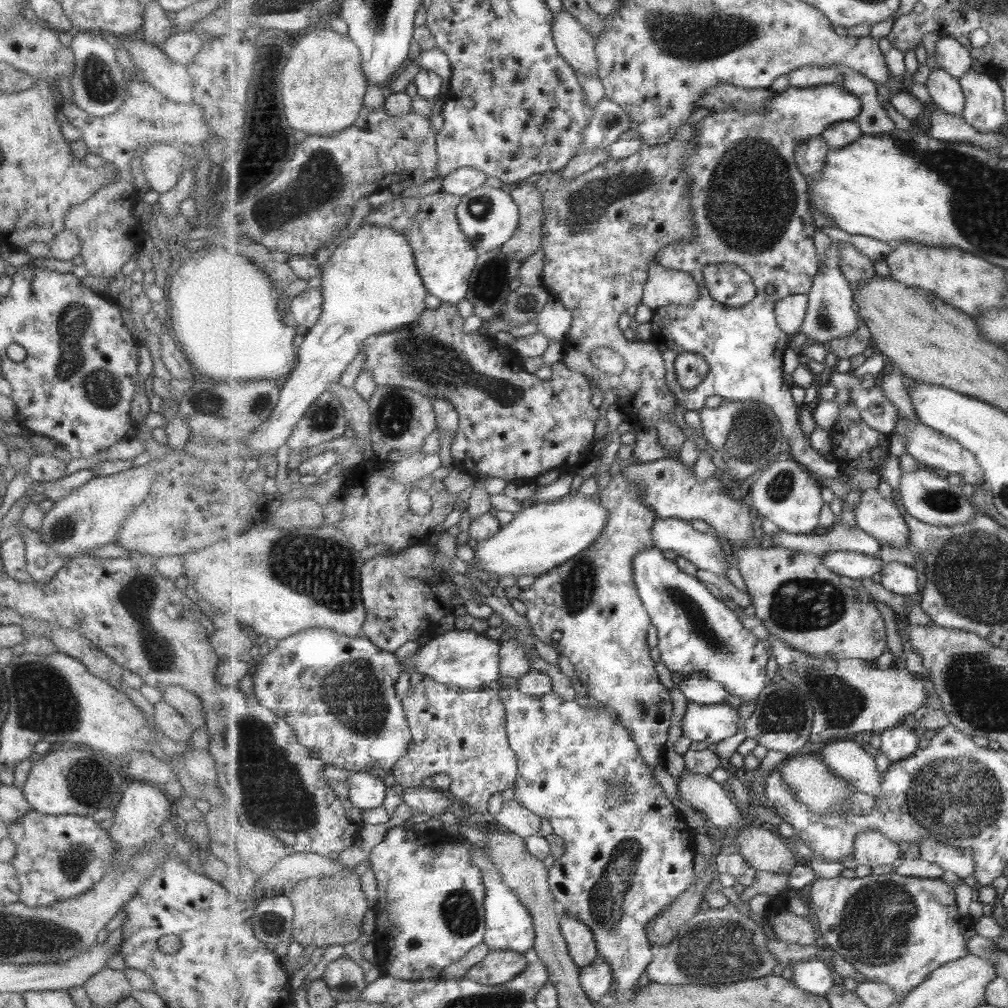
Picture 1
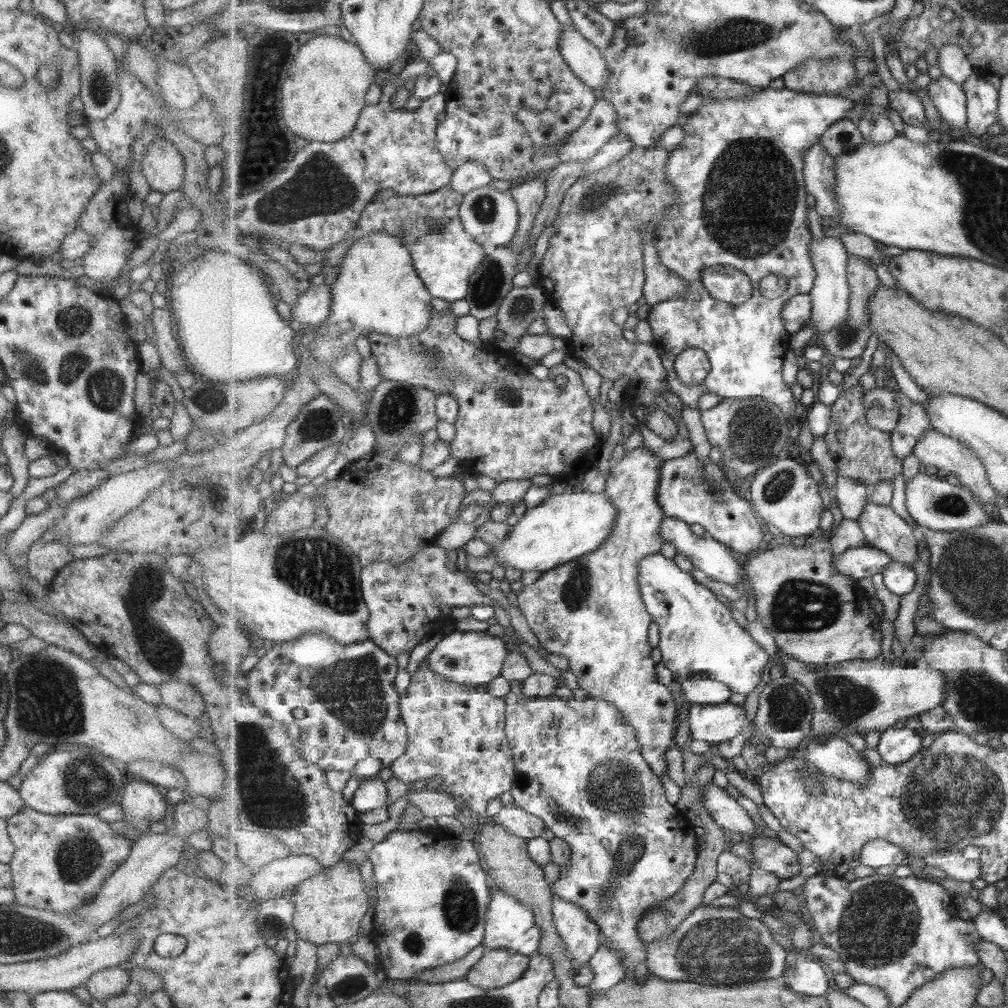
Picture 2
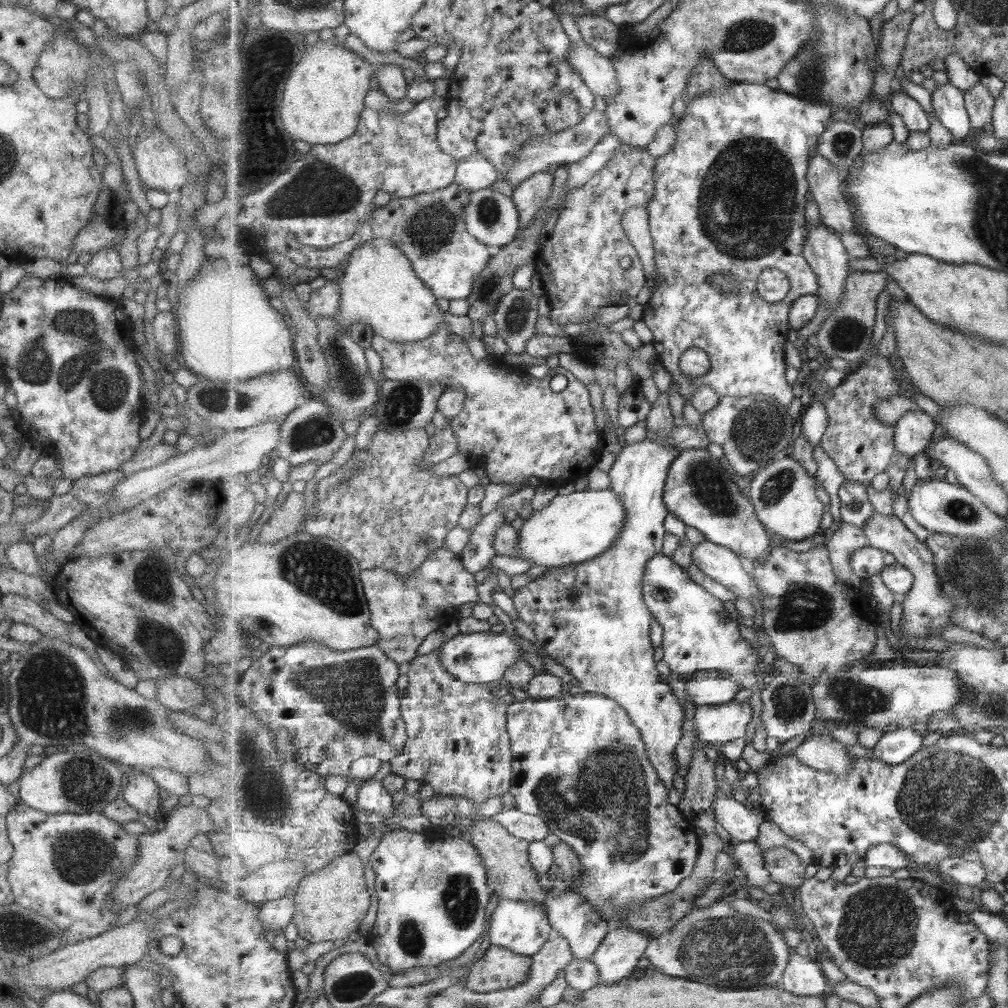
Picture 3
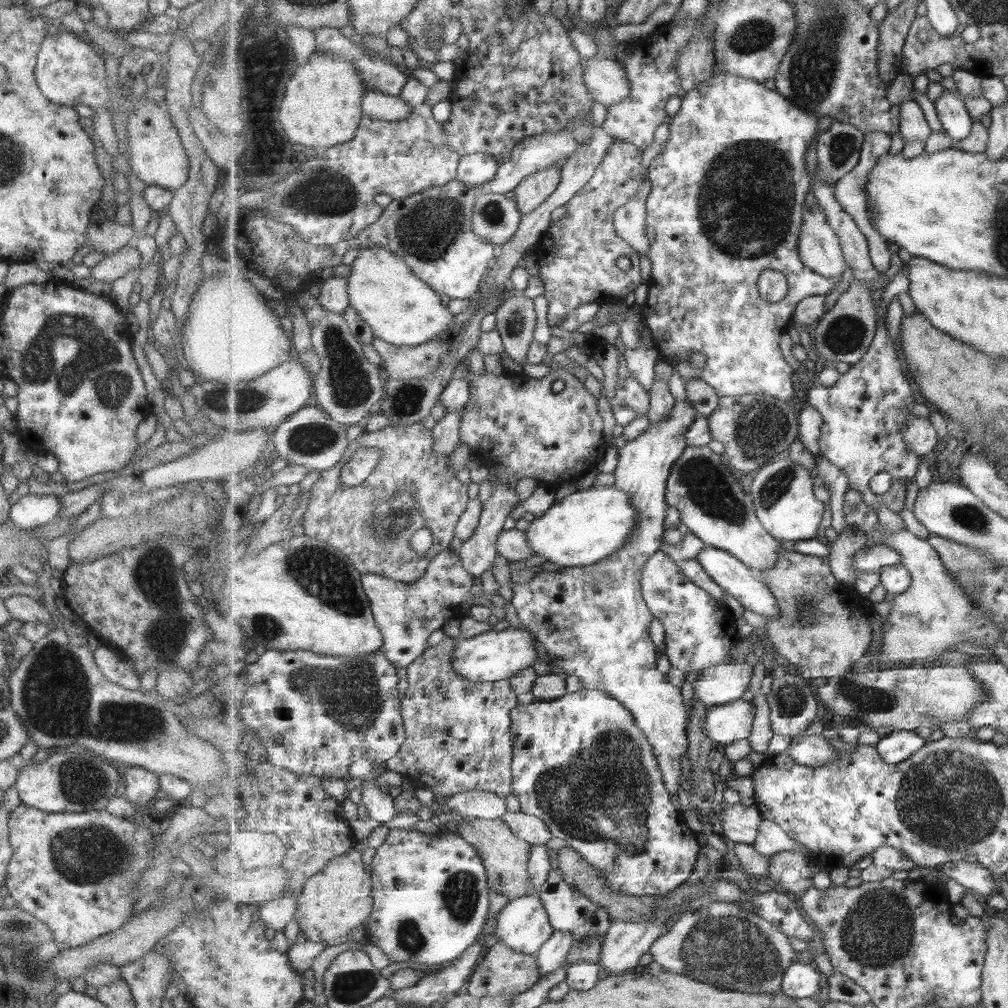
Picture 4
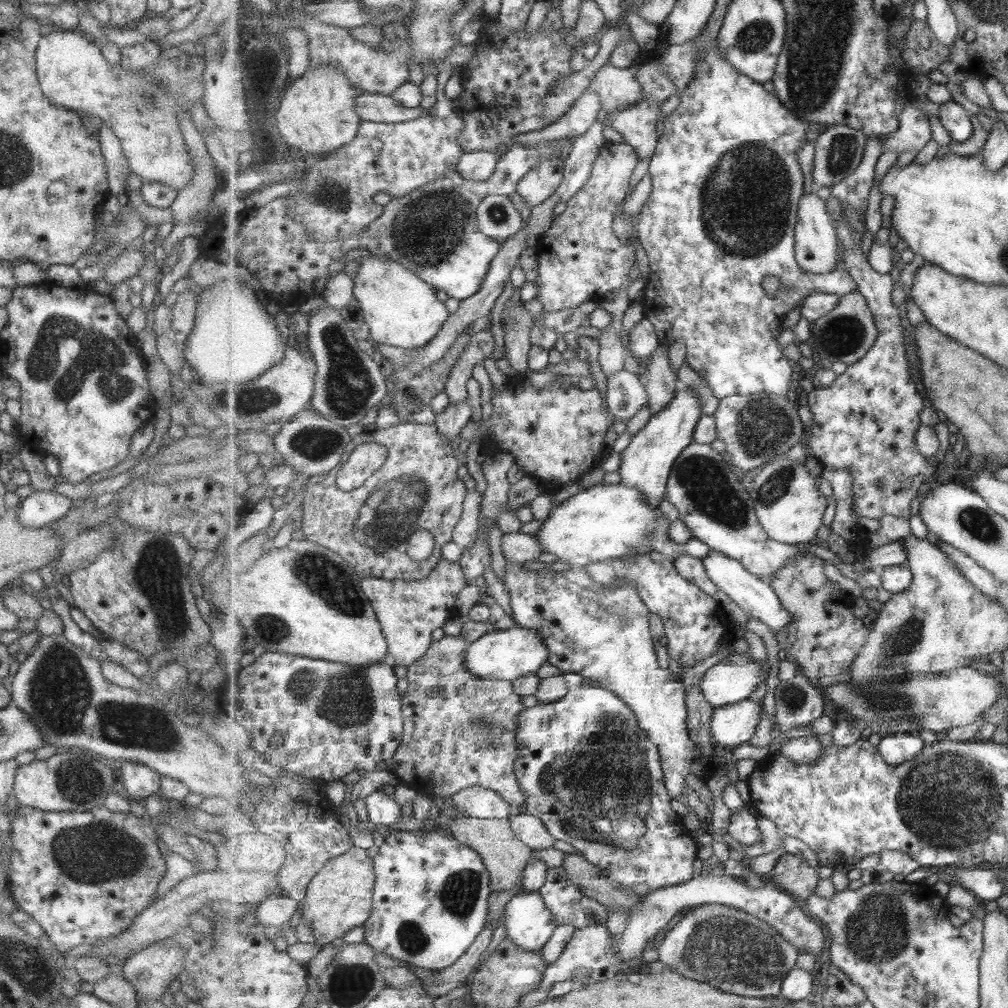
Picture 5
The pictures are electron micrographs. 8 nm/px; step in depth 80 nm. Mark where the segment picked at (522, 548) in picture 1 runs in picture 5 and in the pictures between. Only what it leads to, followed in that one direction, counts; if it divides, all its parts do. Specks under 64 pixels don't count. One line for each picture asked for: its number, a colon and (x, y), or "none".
2: (567, 526)
3: (574, 528)
4: (582, 529)
5: (603, 522)

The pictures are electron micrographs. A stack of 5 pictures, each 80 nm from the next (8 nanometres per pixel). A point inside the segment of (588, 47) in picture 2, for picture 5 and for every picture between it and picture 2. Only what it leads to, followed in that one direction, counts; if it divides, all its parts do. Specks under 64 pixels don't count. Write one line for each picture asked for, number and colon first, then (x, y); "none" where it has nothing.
3: (598, 72)
4: (606, 80)
5: (618, 88)

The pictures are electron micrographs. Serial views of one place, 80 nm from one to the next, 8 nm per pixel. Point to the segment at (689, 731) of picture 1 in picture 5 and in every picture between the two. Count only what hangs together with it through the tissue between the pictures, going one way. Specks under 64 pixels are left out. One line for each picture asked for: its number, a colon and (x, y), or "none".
2: (715, 724)
3: (716, 725)
4: (728, 723)
5: (732, 725)

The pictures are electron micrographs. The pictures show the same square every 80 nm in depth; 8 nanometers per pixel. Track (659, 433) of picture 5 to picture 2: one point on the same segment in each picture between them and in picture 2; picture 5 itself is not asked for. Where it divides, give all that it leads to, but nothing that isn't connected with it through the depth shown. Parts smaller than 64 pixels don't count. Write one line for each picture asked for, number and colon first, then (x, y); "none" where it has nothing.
2: (591, 611)
3: (592, 618)
4: (595, 626)

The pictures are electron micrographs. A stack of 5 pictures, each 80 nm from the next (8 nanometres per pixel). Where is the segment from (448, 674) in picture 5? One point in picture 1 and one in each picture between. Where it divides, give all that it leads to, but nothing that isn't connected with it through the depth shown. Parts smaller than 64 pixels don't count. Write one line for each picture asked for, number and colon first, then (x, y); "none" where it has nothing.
1: (464, 734)
2: (458, 732)
3: (458, 742)
4: (459, 733)

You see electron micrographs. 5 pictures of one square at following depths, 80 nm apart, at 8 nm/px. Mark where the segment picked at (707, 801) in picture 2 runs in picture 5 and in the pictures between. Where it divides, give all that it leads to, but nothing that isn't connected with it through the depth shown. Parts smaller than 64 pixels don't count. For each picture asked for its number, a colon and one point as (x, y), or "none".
3: (738, 822)
4: (740, 824)
5: (744, 828)

